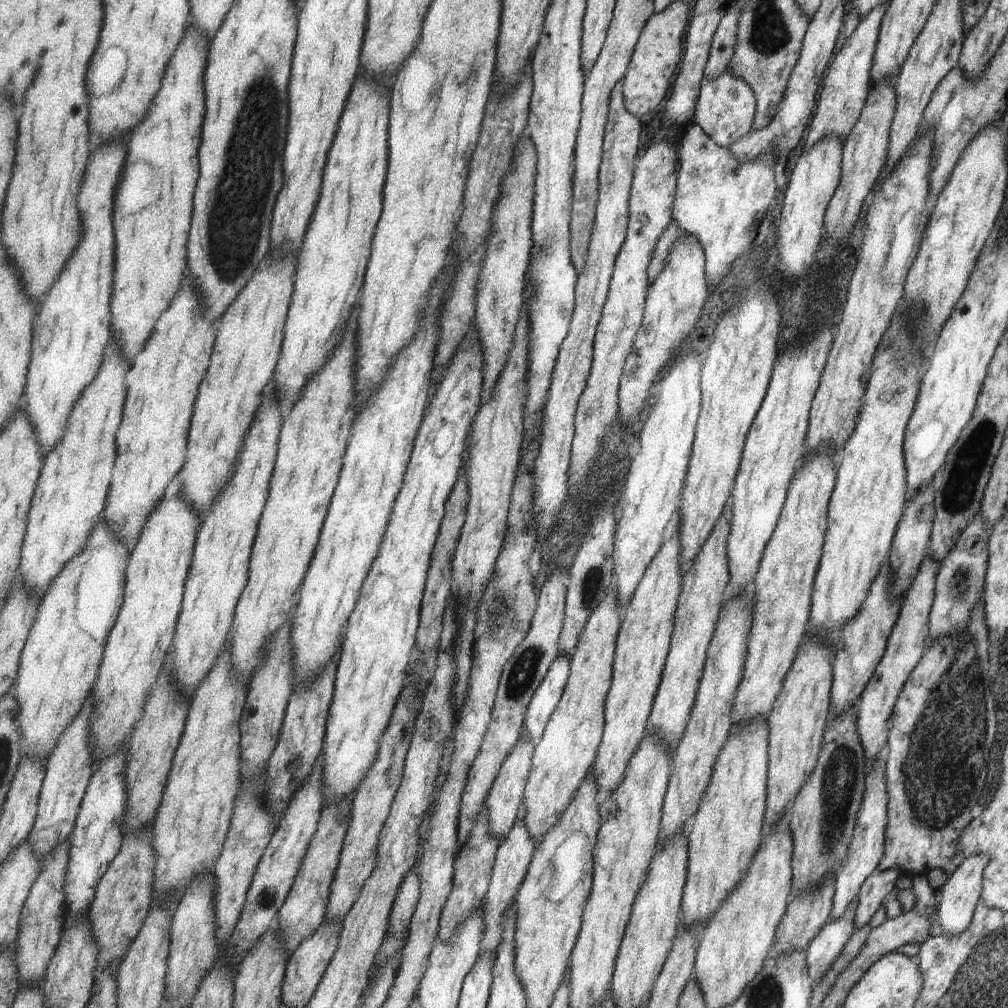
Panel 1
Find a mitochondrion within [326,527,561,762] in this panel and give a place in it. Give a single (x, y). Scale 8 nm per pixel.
(500, 611)

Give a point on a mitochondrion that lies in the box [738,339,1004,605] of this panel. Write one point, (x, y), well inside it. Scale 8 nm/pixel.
(959, 491)

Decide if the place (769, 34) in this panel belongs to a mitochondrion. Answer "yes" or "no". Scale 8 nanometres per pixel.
yes

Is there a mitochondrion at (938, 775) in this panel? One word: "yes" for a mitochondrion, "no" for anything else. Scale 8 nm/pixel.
yes

